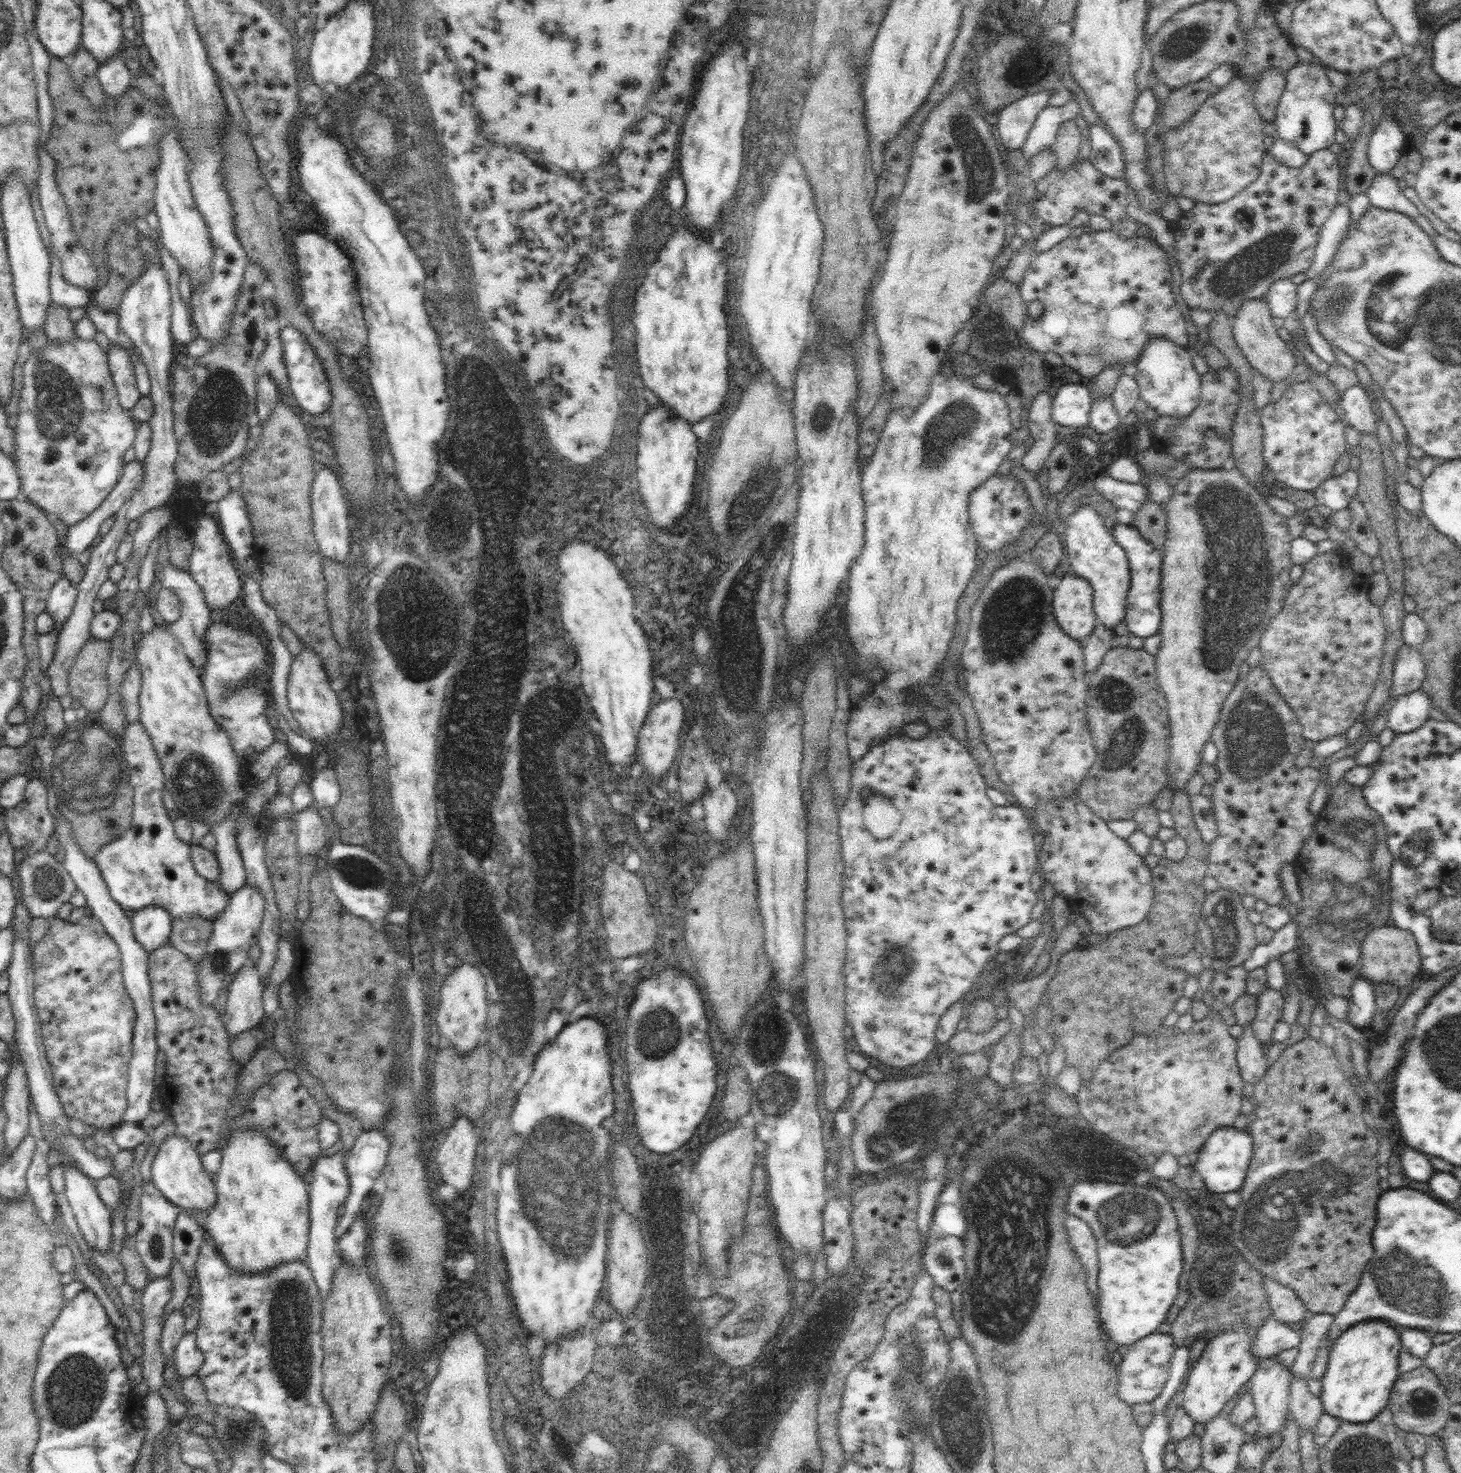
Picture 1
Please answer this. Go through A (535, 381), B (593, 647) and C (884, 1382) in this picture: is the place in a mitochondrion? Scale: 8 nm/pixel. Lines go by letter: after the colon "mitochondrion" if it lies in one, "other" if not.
A: mitochondrion
B: other
C: other

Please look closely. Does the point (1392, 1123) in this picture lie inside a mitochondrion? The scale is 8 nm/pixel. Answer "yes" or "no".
no

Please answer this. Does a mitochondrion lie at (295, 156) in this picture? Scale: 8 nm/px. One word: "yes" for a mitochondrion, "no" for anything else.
no

